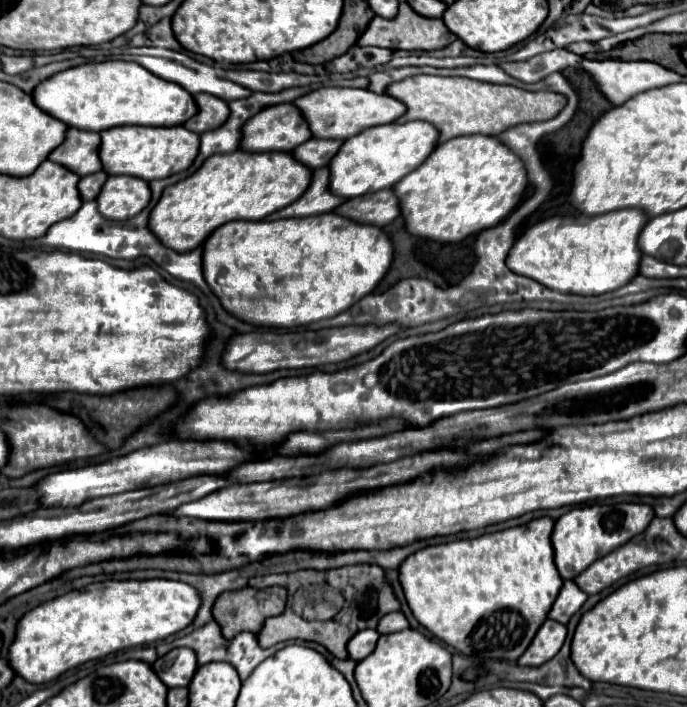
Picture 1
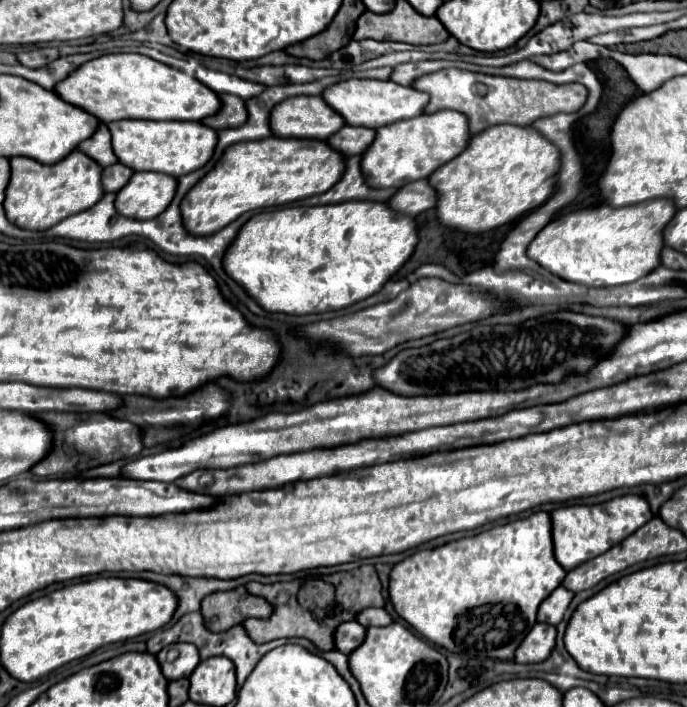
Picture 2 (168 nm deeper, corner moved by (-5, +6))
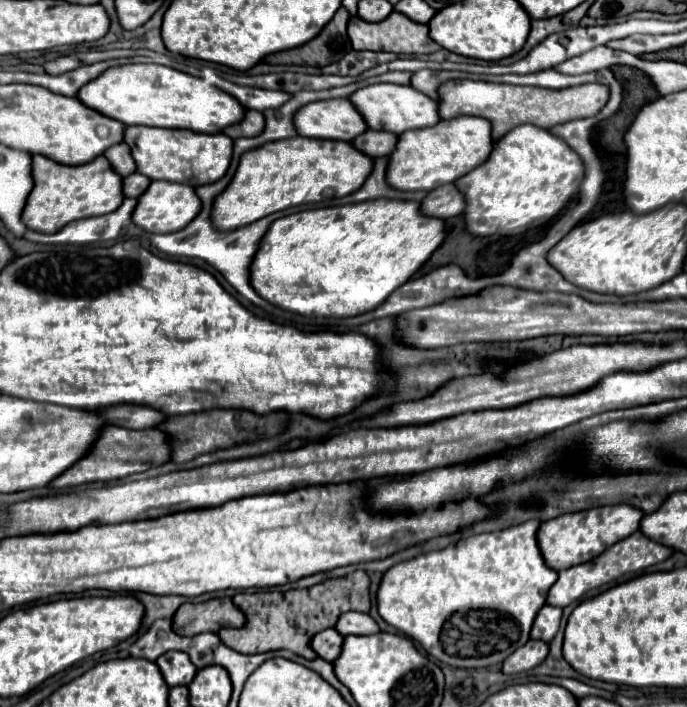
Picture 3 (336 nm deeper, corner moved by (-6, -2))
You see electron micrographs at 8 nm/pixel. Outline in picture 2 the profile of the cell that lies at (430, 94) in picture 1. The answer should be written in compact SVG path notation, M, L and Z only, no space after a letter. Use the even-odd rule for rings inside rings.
M445 68L433 74L425 74L411 84L415 90L429 94L429 104L423 112L433 114L439 110L457 110L467 116L469 132L477 134L495 124L515 124L529 126L541 116L551 116L559 112L575 112L583 106L587 98L587 88L583 84L551 84L543 80L517 80L505 76L487 76L457 68Z

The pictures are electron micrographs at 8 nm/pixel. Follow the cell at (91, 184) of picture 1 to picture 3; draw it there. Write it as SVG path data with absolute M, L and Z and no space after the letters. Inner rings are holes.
M132 174L128 178L124 178L124 196L126 198L140 198L140 194L146 192L146 188L150 186L150 178L144 174Z

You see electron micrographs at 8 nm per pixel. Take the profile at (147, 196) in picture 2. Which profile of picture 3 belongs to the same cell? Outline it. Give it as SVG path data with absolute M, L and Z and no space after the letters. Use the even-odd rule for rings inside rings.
M152 182L144 196L138 198L138 206L132 214L134 224L148 232L158 232L158 234L168 234L168 232L178 232L184 226L188 226L196 214L200 212L202 202L196 194L196 190L188 184L178 184L178 182Z

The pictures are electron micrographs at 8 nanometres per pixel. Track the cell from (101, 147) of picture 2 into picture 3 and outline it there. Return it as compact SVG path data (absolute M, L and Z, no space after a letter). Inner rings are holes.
M116 144L116 146L108 148L106 158L110 160L112 168L116 168L118 174L122 174L122 176L128 176L128 174L136 172L136 162L132 158L132 152L130 152L128 144Z

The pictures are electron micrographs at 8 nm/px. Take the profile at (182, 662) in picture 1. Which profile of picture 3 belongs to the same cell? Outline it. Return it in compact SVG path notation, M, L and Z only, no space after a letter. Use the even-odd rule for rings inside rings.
M166 652L156 660L156 664L168 686L188 686L196 674L196 666L184 652Z

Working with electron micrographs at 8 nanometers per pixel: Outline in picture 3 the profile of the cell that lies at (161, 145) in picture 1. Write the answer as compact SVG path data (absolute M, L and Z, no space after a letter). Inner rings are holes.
M128 126L126 144L132 146L132 154L138 164L138 172L152 180L170 180L188 186L204 186L220 180L232 158L234 140L226 134L200 134L190 130Z

